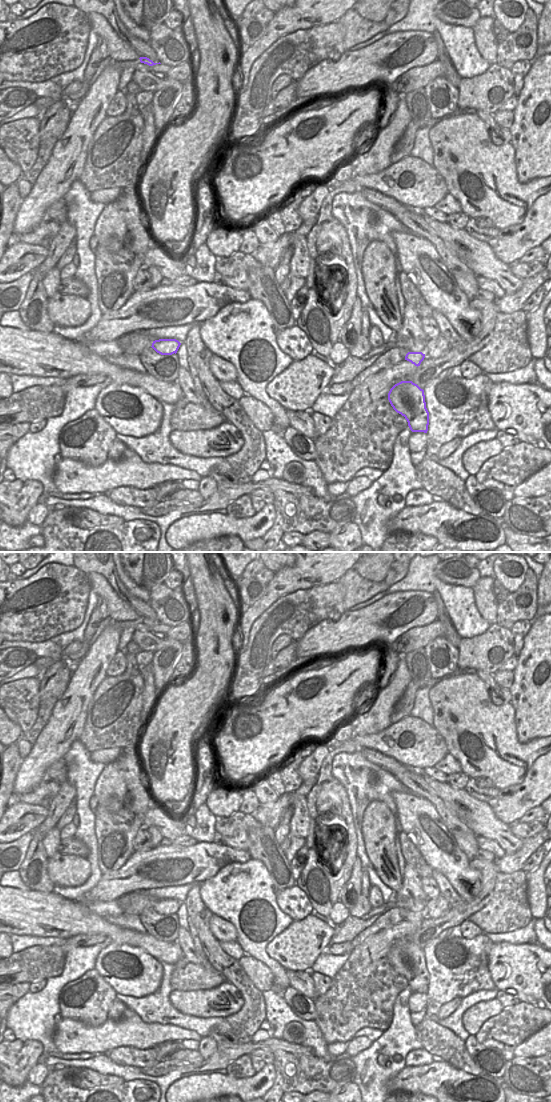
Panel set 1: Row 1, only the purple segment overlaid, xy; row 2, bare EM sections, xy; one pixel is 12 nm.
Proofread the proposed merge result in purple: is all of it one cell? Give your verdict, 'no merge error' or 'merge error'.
no merge error

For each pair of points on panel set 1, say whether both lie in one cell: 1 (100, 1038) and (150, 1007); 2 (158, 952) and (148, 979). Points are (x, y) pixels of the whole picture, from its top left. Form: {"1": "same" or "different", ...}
{"1": "different", "2": "different"}

